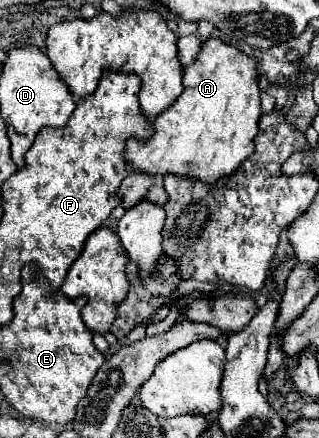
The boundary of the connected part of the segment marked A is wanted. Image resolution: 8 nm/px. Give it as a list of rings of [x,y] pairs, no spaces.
[[[218,37],[204,41],[194,63],[184,67],[184,91],[182,95],[154,119],[154,135],[146,141],[130,137],[126,143],[126,161],[130,169],[148,173],[154,177],[164,177],[168,173],[180,177],[196,177],[204,183],[216,183],[220,177],[228,177],[238,169],[238,165],[252,153],[254,137],[258,135],[260,119],[260,87],[258,87],[258,65],[238,47],[232,47]]]

